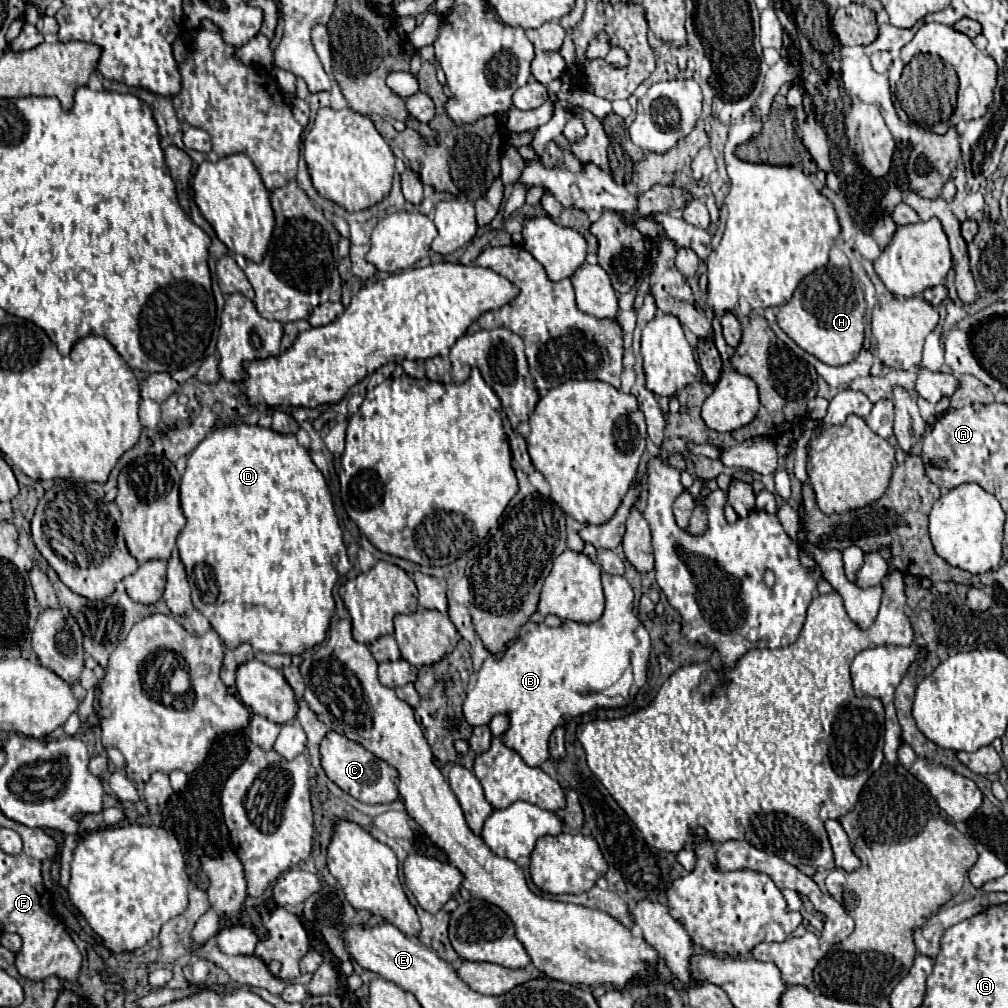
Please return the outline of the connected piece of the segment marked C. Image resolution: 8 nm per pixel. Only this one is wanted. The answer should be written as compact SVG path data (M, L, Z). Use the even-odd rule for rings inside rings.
M329 732L323 738L323 742L321 742L321 766L323 766L325 774L343 792L351 794L353 798L357 798L365 804L383 804L383 802L393 802L399 798L397 770L343 734Z

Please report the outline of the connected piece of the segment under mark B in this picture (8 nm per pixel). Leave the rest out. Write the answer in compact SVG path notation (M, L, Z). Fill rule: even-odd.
M601 574L603 580L603 592L605 592L605 612L597 622L591 624L579 624L573 620L563 620L561 626L549 628L545 624L527 622L519 638L507 646L507 650L497 658L495 654L489 654L477 672L477 682L471 692L467 692L467 698L463 702L463 714L465 720L471 726L489 724L495 714L503 714L509 718L509 730L501 734L501 740L505 746L513 748L515 752L521 752L521 758L529 766L541 766L549 758L547 742L549 734L555 726L563 724L565 718L583 714L585 710L575 708L575 694L587 694L587 692L603 692L611 684L619 680L619 676L625 672L627 666L633 668L633 672L645 672L647 660L651 652L649 634L643 628L643 624L637 620L637 616L631 612L633 608L633 590L629 582L623 576L611 576Z

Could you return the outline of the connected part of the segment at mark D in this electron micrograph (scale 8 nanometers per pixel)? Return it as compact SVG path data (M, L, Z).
M231 424L231 426L219 426L209 436L203 438L203 442L189 454L187 468L181 478L181 510L187 518L187 524L183 528L183 536L177 538L177 548L181 562L187 570L189 586L193 592L193 606L211 622L213 630L219 634L223 644L227 648L237 648L243 642L249 642L255 650L267 652L267 654L303 654L305 650L313 648L315 644L321 644L327 636L327 628L331 622L331 616L335 612L335 598L333 598L333 586L339 580L343 572L351 570L351 562L347 558L347 548L343 544L343 532L339 526L339 520L333 510L333 500L327 488L327 482L313 464L309 450L299 446L295 434L277 434L271 428L251 426L251 424Z

